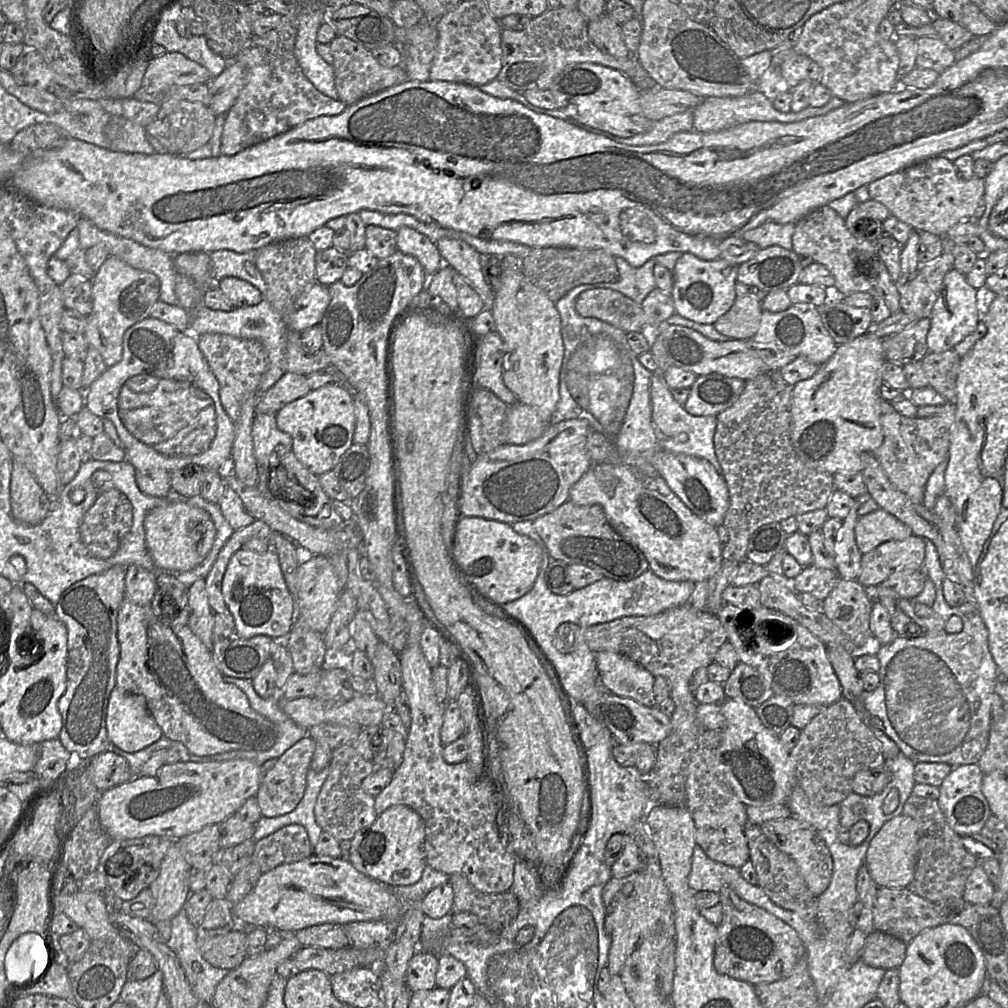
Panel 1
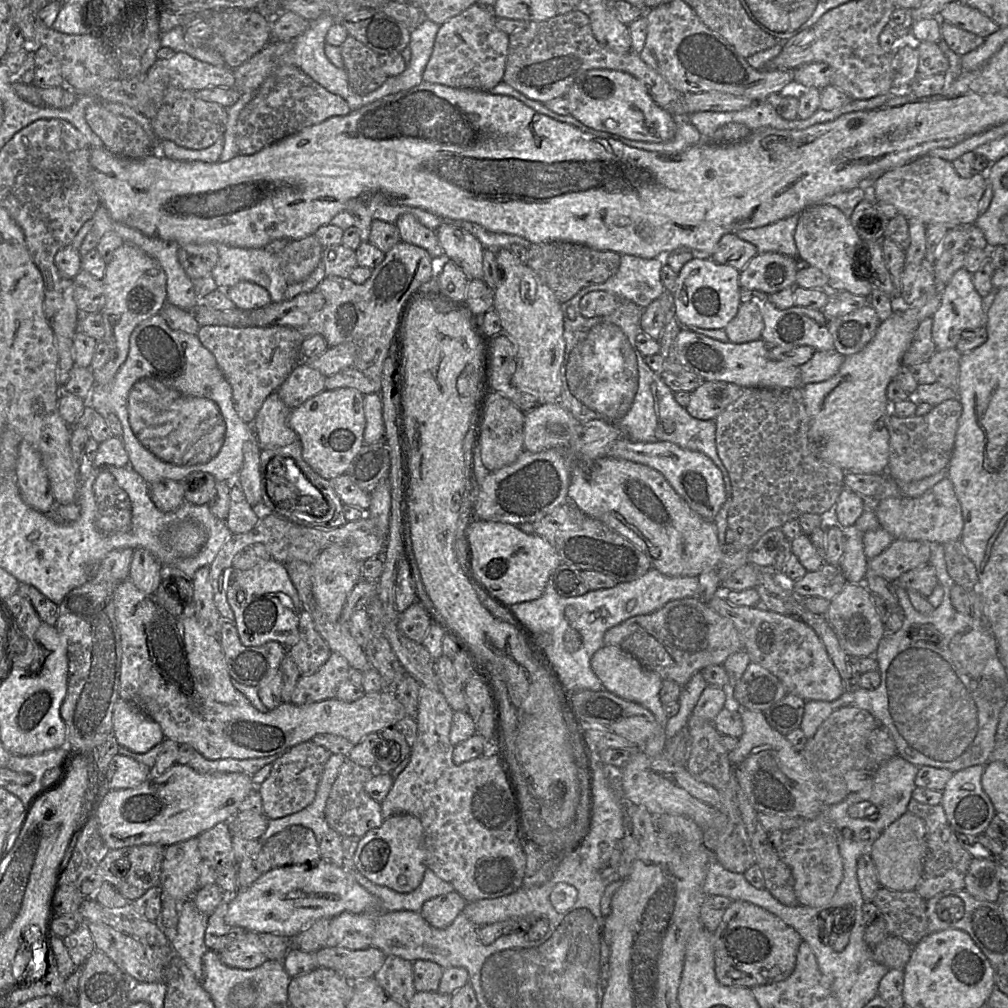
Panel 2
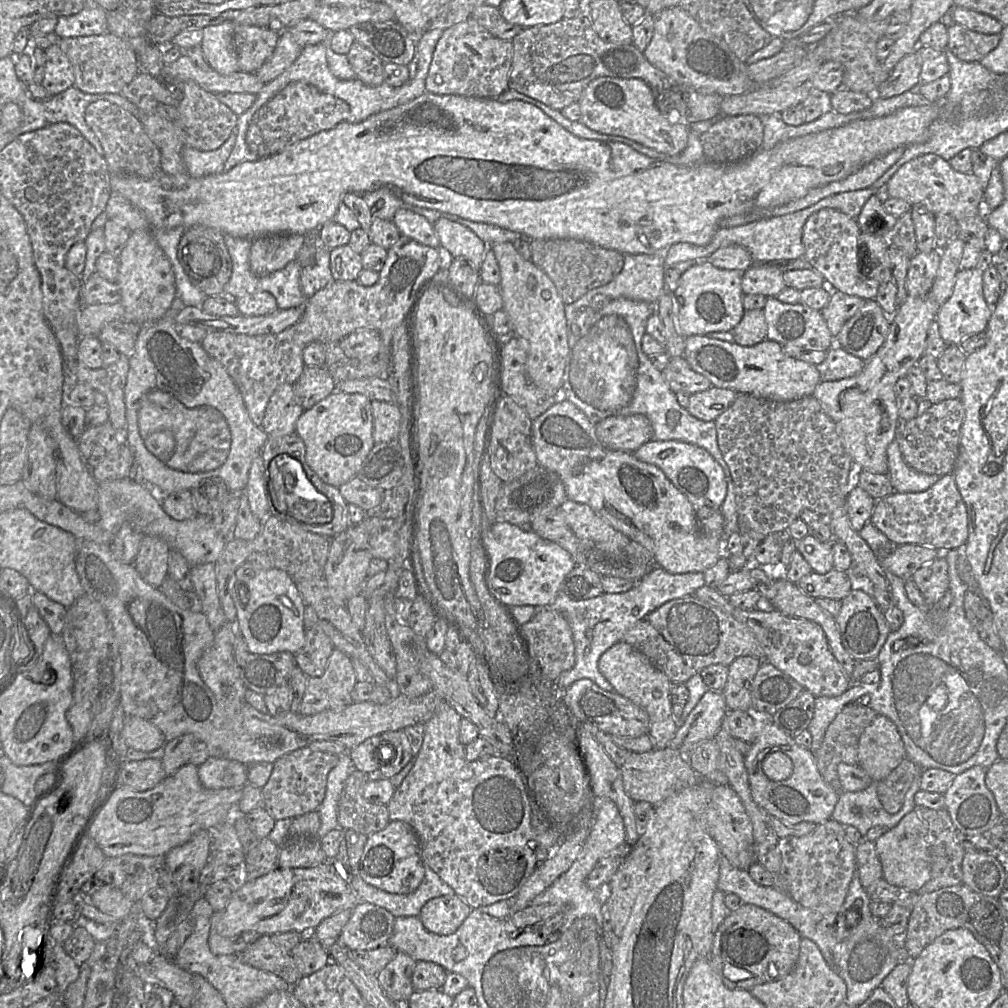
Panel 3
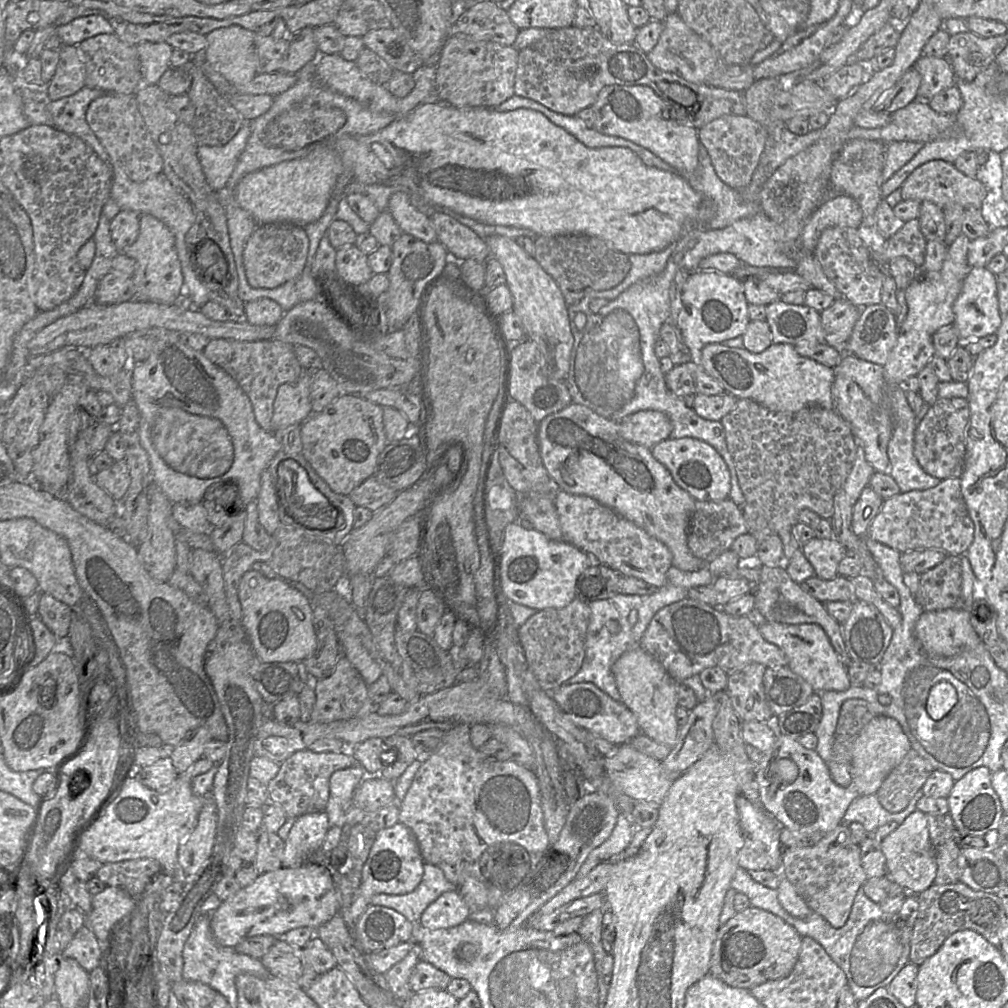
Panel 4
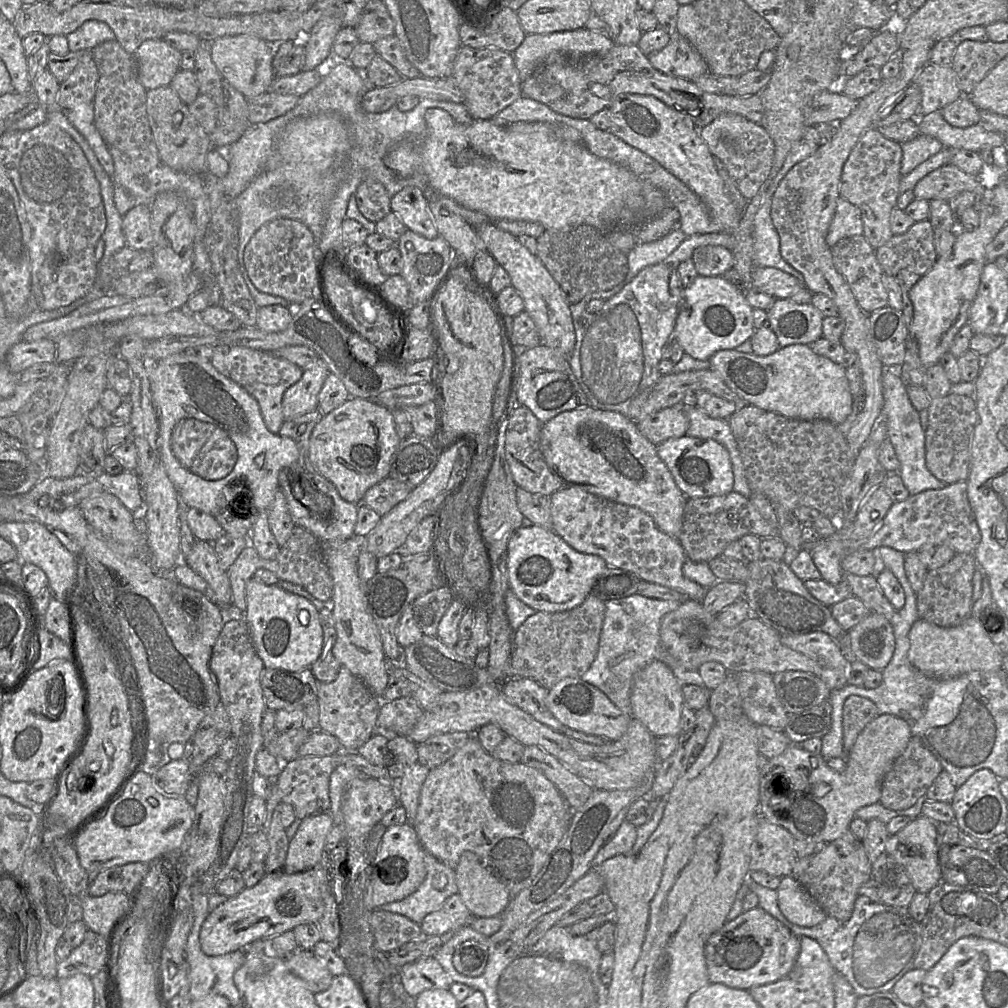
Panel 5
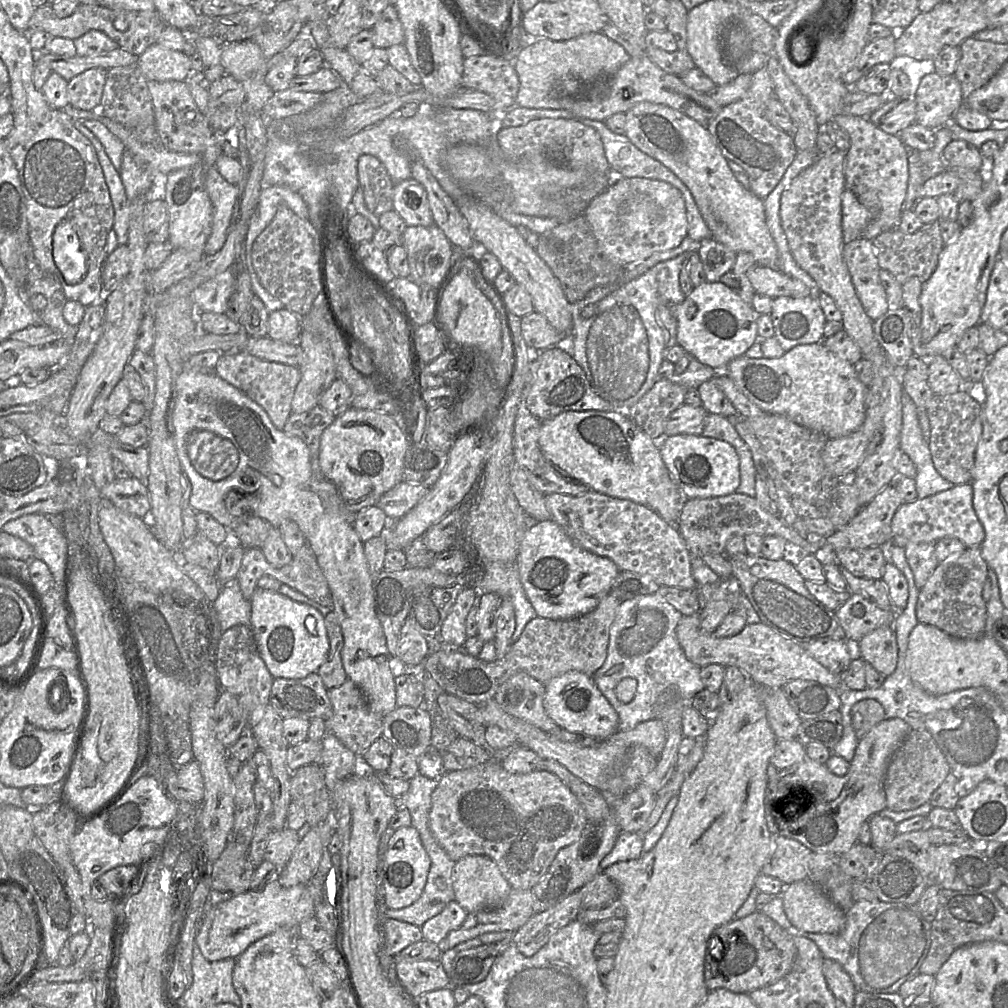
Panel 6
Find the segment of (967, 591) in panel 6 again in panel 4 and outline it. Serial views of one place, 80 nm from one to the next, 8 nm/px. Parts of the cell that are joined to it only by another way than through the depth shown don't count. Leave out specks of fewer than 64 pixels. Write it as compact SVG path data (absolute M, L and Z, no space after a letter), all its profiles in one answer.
M947 555L940 564L921 573L919 587L916 601L925 612L963 609L961 556Z

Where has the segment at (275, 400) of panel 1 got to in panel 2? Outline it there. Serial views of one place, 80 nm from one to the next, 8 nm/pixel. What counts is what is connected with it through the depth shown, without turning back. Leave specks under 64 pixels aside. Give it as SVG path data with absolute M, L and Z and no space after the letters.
M298 363L287 379L276 390L280 399L291 409L325 390L326 376L319 371Z

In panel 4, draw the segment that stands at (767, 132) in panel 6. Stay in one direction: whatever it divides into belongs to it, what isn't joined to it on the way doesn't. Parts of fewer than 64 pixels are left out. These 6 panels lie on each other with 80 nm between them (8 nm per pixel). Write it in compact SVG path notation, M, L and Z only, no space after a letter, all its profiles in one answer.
M725 115L697 129L697 132L719 178L738 192L744 189L751 182L766 146L768 133L763 126L747 115Z

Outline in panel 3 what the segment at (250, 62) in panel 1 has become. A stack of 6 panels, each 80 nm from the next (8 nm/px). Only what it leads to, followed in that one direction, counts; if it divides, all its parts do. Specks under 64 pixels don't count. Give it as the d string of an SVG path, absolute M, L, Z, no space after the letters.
M292 82L256 112L246 132L246 143L259 158L267 157L334 128L346 121L349 114L350 107L344 100L323 93L311 84Z

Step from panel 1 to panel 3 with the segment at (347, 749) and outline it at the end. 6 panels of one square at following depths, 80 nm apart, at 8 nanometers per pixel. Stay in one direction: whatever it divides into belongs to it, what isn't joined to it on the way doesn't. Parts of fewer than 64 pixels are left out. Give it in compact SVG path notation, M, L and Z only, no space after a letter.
M358 769L346 779L337 808L339 828L369 836L383 830L390 822L387 805L374 804L363 797L362 788L368 780L369 775Z

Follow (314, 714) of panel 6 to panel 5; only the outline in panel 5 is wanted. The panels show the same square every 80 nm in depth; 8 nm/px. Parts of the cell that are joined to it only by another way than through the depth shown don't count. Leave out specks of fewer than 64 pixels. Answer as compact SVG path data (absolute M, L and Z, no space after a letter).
M264 667L260 683L265 706L271 711L304 709L318 701L318 681L310 668L298 672Z

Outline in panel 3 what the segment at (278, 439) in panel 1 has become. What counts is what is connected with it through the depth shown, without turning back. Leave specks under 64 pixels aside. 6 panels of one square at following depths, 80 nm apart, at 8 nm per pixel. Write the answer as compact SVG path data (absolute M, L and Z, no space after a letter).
M282 384L271 395L260 427L269 436L295 433L296 422L304 411L293 384Z

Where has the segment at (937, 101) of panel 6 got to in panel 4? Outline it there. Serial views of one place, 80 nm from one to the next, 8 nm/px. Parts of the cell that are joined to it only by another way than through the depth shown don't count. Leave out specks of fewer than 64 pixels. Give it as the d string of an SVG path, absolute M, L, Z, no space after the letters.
M923 54L915 67L921 75L918 98L927 102L937 93L956 84L957 77L948 58Z

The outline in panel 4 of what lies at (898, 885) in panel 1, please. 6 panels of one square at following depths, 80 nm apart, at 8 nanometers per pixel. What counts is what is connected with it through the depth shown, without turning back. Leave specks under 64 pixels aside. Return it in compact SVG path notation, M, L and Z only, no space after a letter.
M916 809L898 827L881 840L886 859L886 877L908 893L919 894L933 883L937 872L935 851L930 840L927 815Z

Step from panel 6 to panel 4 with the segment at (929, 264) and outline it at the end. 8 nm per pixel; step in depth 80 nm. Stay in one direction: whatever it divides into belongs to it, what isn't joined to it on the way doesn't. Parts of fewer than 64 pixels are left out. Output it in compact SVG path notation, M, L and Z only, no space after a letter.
M917 218L908 220L902 228L888 238L884 250L884 263L898 256L905 256L919 268L925 260L927 240Z

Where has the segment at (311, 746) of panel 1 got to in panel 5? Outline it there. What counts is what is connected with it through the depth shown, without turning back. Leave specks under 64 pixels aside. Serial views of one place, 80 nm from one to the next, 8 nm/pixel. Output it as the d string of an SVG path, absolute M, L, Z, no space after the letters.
M344 748L343 751L338 751L328 756L298 757L283 763L281 773L272 781L280 792L282 802L290 804L294 809L296 818L302 820L308 816L329 811L329 780L332 772L340 765L356 768L365 774L366 777L375 779L384 785L397 788L399 780L391 778L386 767L374 766L359 755L357 751L348 751Z

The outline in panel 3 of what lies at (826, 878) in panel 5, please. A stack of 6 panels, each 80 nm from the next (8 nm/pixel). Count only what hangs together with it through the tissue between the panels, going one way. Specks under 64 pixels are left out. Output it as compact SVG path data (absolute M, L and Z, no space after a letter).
M829 819L816 824L814 830L803 836L786 836L778 839L783 871L788 882L787 893L794 901L822 914L838 913L845 901L849 884L856 872L856 844L849 841L844 825Z

